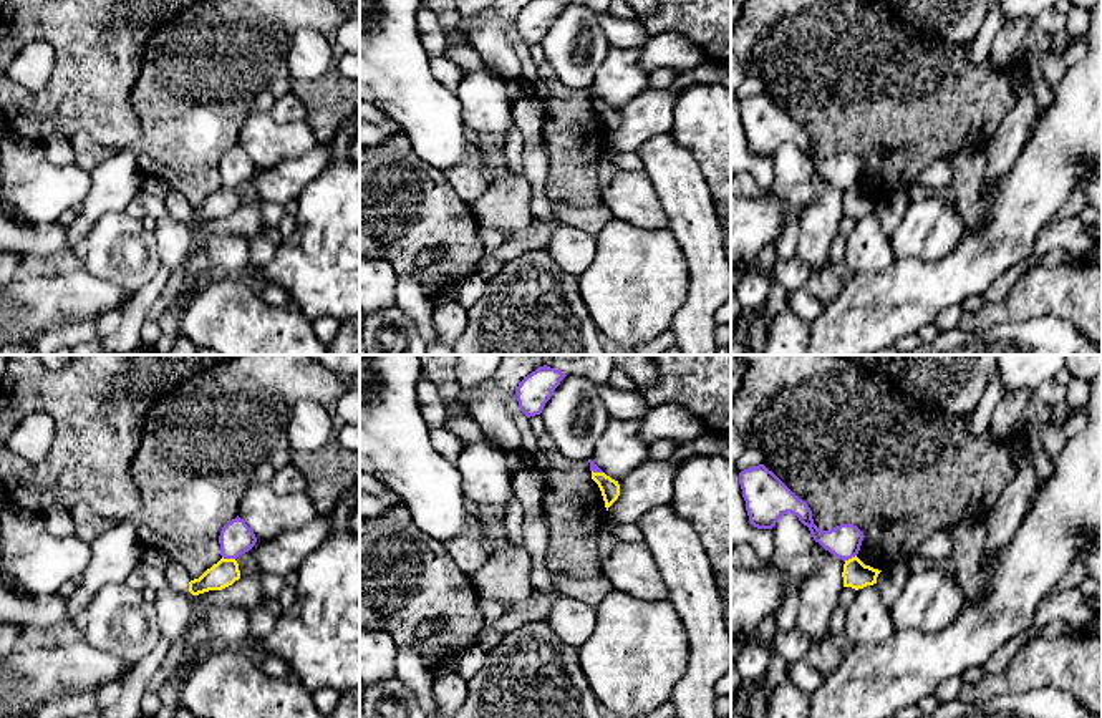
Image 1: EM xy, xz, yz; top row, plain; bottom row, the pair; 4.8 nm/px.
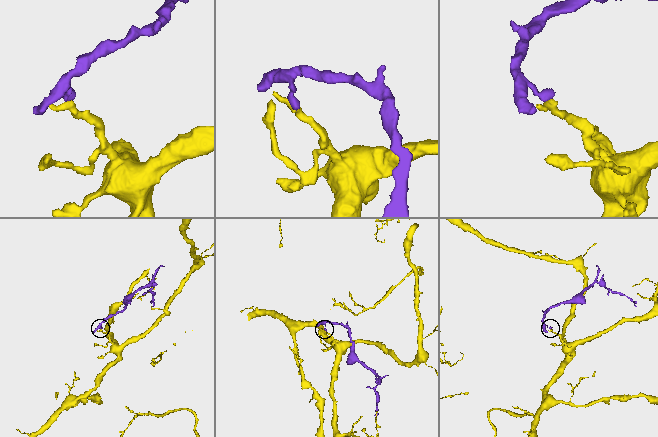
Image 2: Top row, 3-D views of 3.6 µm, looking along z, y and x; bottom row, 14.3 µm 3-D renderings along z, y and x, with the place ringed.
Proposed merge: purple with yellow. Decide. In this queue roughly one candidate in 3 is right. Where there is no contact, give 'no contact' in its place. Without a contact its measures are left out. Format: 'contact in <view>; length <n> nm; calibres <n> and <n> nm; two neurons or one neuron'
contact in xy; length 70 nm; calibres 160 and 130 nm; two neurons

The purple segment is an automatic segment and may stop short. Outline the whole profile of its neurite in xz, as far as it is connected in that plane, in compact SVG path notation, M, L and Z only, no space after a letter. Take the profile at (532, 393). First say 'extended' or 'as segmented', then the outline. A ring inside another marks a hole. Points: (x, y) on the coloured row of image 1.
as segmented; M547 365L527 375L515 390L520 411L527 418L540 415L553 390L565 376L560 370Z

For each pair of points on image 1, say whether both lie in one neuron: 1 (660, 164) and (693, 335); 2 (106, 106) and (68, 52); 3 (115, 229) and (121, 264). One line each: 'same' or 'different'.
1: same
2: same
3: same

